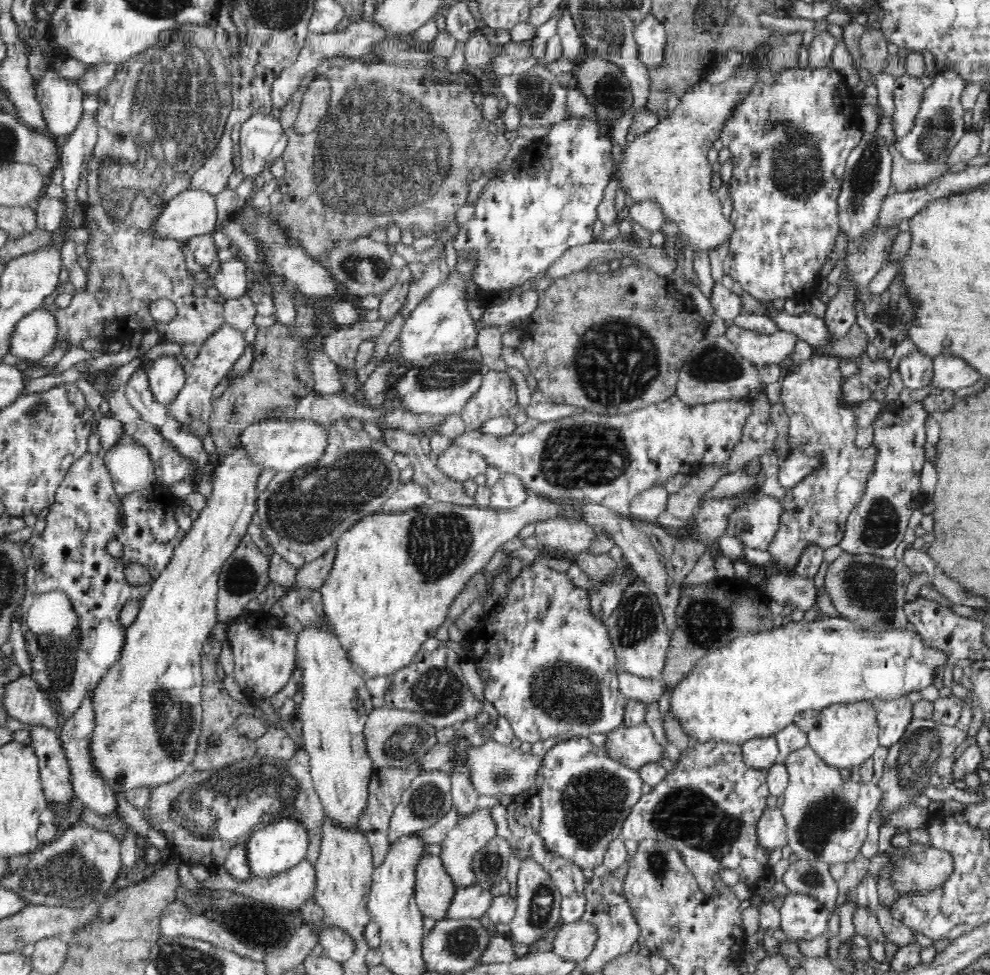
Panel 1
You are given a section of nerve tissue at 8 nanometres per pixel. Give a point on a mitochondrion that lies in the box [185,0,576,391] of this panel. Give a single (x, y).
(354, 179)

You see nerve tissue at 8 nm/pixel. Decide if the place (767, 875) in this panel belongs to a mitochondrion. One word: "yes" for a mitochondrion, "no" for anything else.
no

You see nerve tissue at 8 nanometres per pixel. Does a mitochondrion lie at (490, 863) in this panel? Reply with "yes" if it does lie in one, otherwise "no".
yes

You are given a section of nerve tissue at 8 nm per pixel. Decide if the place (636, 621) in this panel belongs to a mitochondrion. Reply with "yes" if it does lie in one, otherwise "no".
yes

